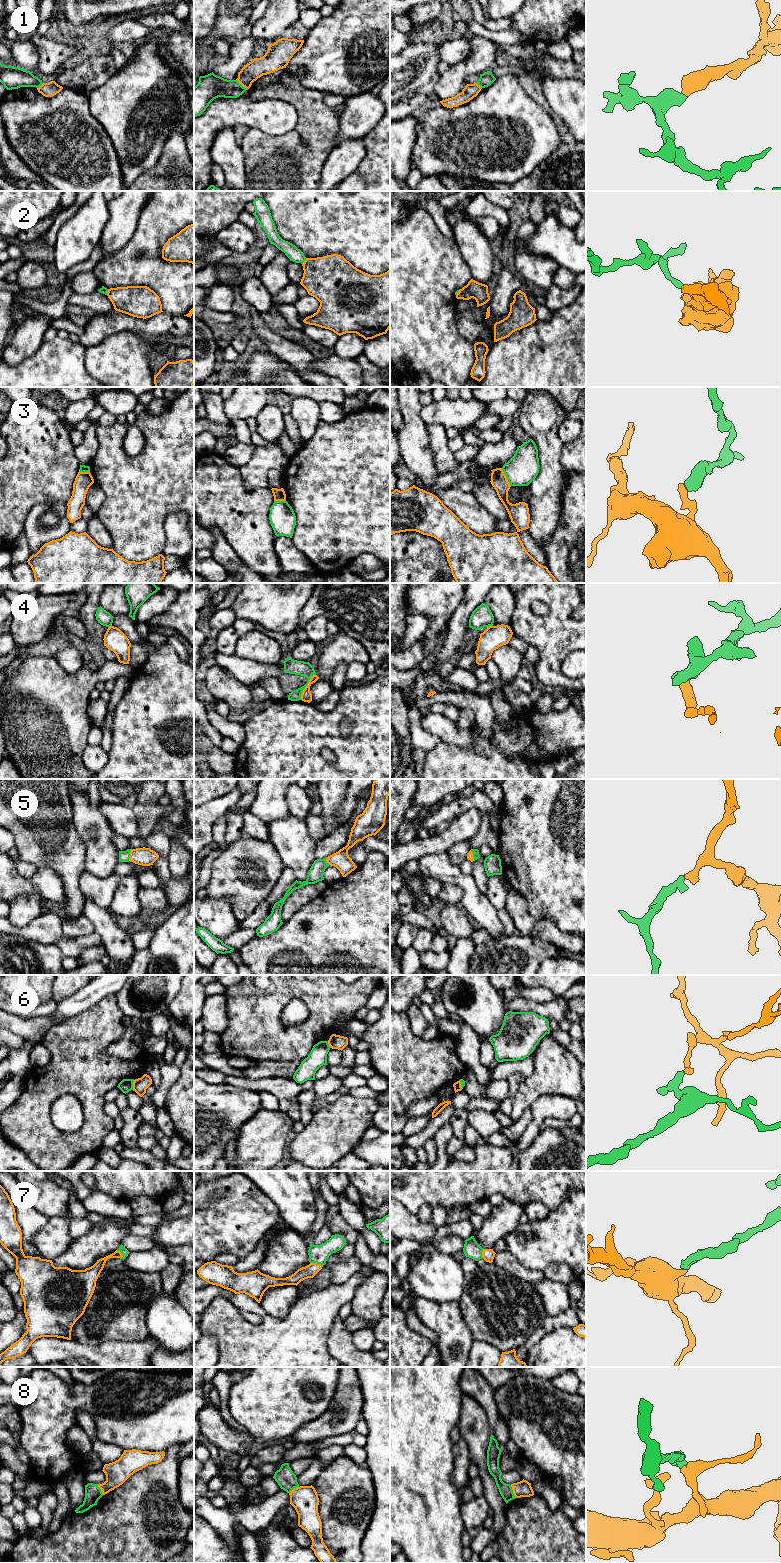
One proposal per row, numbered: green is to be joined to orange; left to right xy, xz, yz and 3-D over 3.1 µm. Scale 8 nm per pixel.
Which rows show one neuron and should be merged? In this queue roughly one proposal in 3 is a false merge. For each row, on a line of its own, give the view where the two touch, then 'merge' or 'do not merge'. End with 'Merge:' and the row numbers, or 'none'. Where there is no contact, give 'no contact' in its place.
1: contact in xz; do not merge
2: contact in xz; do not merge
3: contact in yz; do not merge
4: contact in xz; do not merge
5: contact in xy; merge
6: contact in xy; do not merge
7: contact in xz; merge
8: contact in yz; merge
Merge: 5, 7, 8

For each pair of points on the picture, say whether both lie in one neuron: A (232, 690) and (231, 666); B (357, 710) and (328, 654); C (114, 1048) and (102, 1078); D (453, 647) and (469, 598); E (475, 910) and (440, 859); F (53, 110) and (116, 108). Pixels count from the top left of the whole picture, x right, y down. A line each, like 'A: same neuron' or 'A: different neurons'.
A: different neurons
B: different neurons
C: different neurons
D: same neuron
E: same neuron
F: different neurons

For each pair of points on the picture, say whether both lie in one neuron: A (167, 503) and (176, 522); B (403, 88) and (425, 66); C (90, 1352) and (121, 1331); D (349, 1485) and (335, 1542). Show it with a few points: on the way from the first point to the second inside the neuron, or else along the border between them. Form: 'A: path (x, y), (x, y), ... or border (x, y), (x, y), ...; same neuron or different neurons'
A: border (183, 511), (169, 513), (166, 516), (166, 536); different neurons
B: path (408, 83), (420, 71); same neuron
C: border (131, 1340), (84, 1344); different neurons
D: path (350, 1499), (359, 1511), (346, 1528); same neuron

